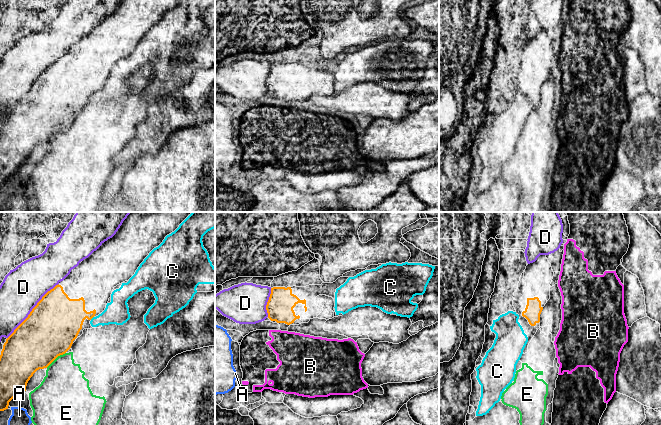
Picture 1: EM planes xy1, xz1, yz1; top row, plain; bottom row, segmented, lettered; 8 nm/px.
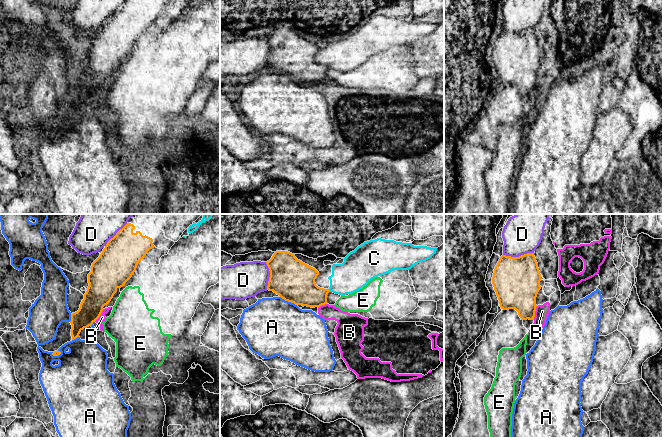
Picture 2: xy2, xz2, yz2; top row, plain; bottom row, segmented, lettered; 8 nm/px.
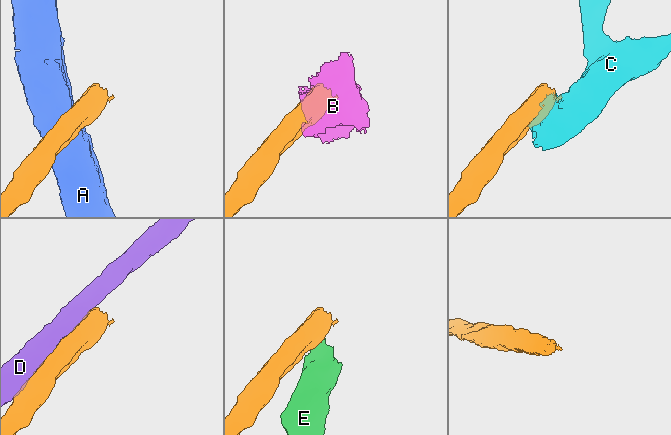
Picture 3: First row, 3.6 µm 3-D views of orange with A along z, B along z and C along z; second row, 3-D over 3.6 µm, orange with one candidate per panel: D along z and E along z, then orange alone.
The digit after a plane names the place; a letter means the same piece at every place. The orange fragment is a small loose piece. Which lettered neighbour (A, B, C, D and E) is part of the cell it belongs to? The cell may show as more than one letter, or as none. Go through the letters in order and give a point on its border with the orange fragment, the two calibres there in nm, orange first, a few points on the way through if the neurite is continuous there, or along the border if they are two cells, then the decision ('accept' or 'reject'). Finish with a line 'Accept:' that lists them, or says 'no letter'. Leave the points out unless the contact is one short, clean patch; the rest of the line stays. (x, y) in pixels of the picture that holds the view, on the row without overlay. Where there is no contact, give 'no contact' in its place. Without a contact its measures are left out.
A: meets orange in xz2 at (288, 77); 340 nm thick on the orange side, 460 nm on the other; reject
B: meets orange in yz2 at (534, 89); 340 nm thick on the orange side, 110 nm on the other; border along yz2 (537, 82), (533, 95); reject
C: meets orange in xy1 at (91, 94); 360 nm thick on the orange side, 190 nm on the other; reject
D: meets orange in xy1 at (32, 86); 420 nm thick on the orange side, 340 nm on the other; reject
E: meets orange in xy1 at (55, 134); 420 nm thick on the orange side, 360 nm on the other; border along xy1 (65, 128), (58, 131), (46, 143); reject
Accept: no letter

